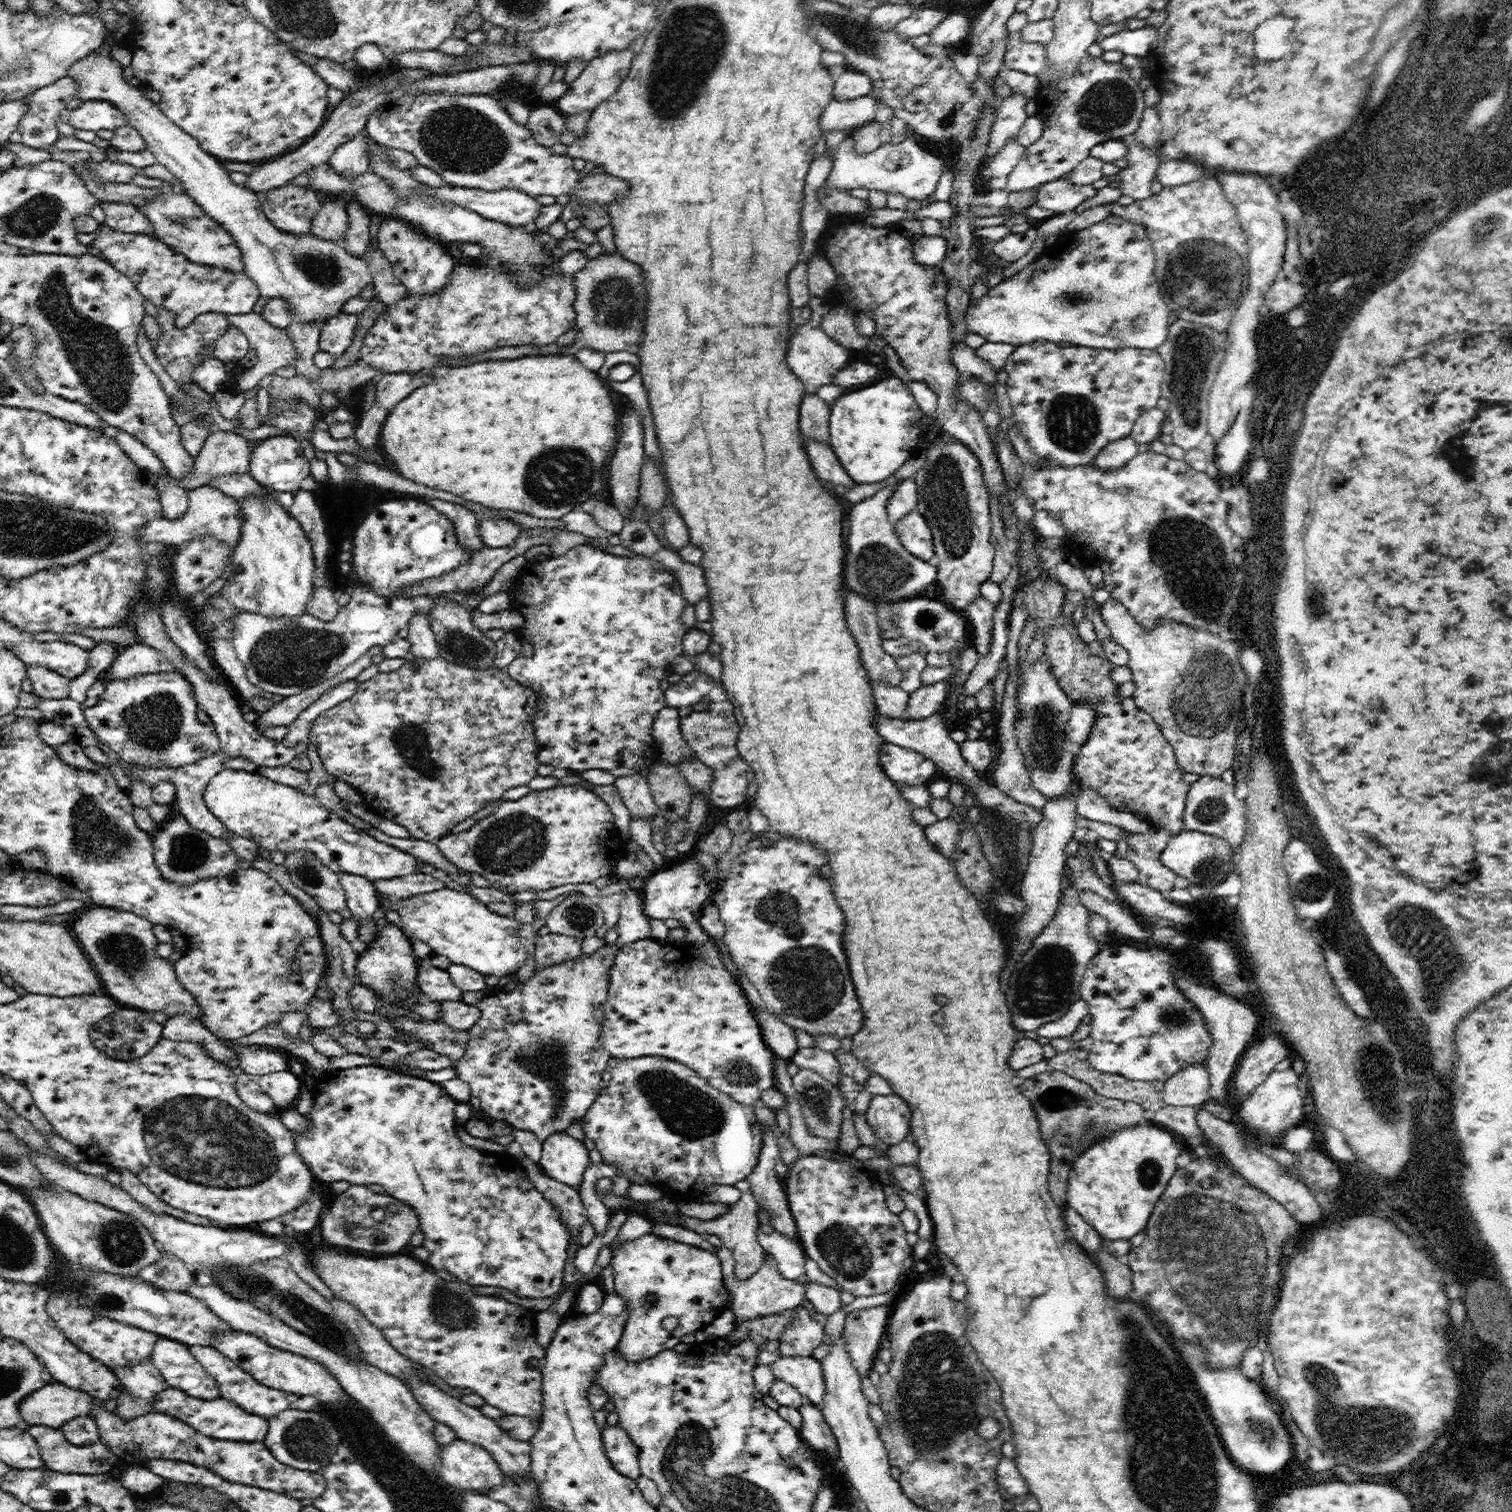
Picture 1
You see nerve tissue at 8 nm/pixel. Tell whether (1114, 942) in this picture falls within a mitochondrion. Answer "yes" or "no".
no

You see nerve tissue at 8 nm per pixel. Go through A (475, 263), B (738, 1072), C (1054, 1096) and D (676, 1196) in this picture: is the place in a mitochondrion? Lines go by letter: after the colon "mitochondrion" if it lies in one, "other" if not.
A: other
B: mitochondrion
C: mitochondrion
D: other

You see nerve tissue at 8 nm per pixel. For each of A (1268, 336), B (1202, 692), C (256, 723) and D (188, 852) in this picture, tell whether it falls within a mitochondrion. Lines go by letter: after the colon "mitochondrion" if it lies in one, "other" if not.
A: other
B: mitochondrion
C: other
D: mitochondrion

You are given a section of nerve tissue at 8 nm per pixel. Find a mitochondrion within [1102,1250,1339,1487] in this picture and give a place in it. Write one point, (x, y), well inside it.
(1263, 1434)

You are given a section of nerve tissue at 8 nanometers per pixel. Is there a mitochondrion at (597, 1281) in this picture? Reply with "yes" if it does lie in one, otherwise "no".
no

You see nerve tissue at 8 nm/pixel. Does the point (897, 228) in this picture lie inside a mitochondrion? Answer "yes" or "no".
no

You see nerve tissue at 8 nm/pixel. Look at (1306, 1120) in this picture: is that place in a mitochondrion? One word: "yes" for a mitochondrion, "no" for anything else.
no

